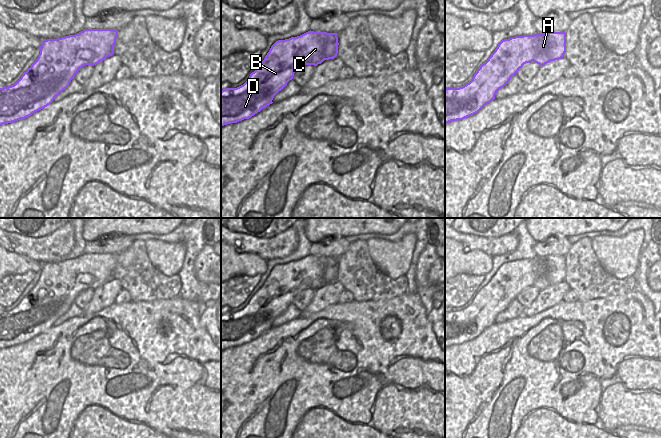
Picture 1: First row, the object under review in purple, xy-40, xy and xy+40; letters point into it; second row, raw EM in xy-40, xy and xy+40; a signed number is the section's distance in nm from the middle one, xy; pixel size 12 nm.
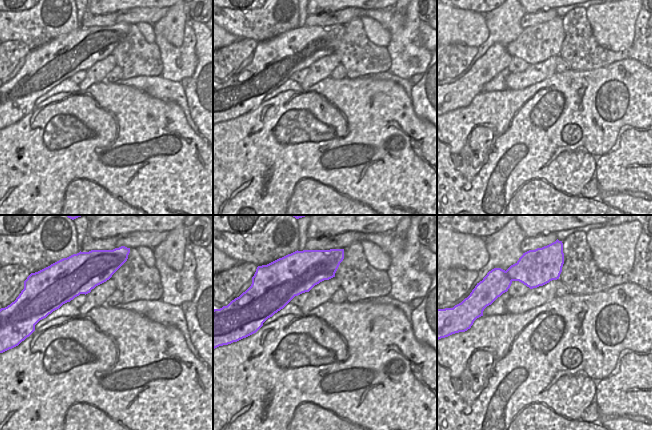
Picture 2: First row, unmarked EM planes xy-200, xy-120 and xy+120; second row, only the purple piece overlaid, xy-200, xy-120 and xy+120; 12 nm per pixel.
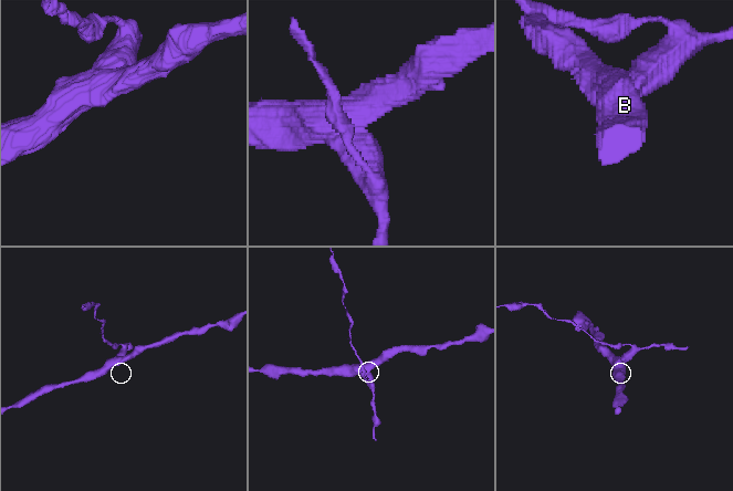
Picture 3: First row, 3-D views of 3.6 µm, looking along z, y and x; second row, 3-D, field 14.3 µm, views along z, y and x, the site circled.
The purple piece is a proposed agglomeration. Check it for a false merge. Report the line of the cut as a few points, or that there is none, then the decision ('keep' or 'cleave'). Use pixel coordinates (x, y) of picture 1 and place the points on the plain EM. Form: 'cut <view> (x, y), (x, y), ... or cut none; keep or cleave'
cut xy (334, 258), (327, 260), (323, 275), (324, 283); cleave

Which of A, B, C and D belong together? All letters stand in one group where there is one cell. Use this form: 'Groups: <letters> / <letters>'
Groups: A / B C D.

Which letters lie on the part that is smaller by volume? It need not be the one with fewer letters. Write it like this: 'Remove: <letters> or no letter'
Remove: A

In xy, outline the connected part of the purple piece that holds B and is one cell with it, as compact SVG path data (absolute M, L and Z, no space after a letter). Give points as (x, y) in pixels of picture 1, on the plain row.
M310 254L297 261L276 265L243 309L221 315L221 351L251 342L273 327L274 320L293 303L294 297L299 292L305 289L321 288L325 284L323 275L328 259L337 260L338 258Z

